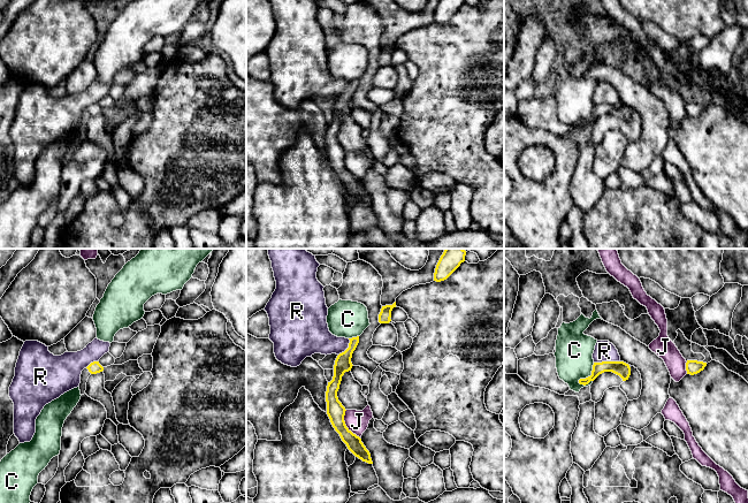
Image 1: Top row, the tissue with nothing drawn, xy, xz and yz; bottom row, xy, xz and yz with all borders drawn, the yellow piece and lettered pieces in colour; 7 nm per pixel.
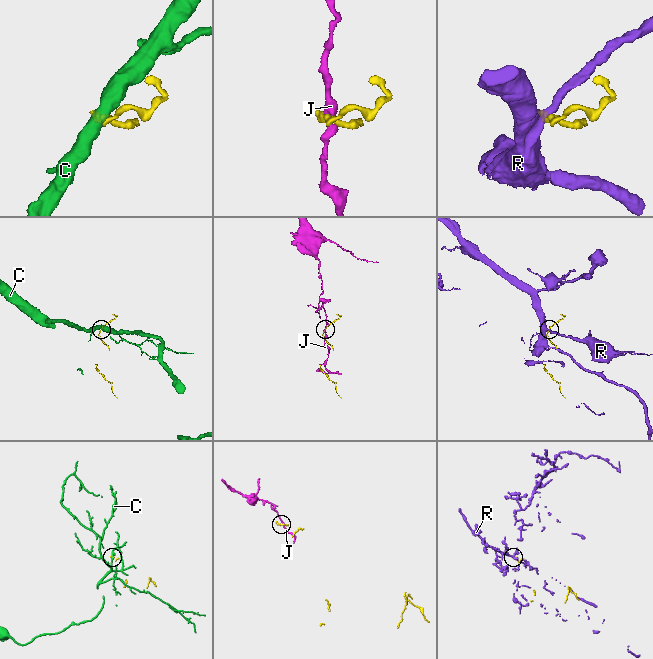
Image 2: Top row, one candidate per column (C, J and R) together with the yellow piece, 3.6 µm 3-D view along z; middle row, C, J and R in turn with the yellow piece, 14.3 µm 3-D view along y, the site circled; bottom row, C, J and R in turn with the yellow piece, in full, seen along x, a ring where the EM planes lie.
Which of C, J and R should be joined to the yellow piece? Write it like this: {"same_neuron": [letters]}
{"same_neuron": []}

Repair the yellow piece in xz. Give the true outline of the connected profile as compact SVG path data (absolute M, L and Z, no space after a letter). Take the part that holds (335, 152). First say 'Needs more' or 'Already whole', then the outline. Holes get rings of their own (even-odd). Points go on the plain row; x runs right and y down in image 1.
Already whole. M359 78L349 81L349 90L339 96L334 107L334 119L328 124L326 134L327 157L335 173L339 176L342 183L346 186L348 191L359 201L368 206L373 206L371 196L361 184L361 181L353 176L345 167L344 158L345 150L338 143L337 134L342 123L342 119L345 114L352 110L352 96L359 85Z

